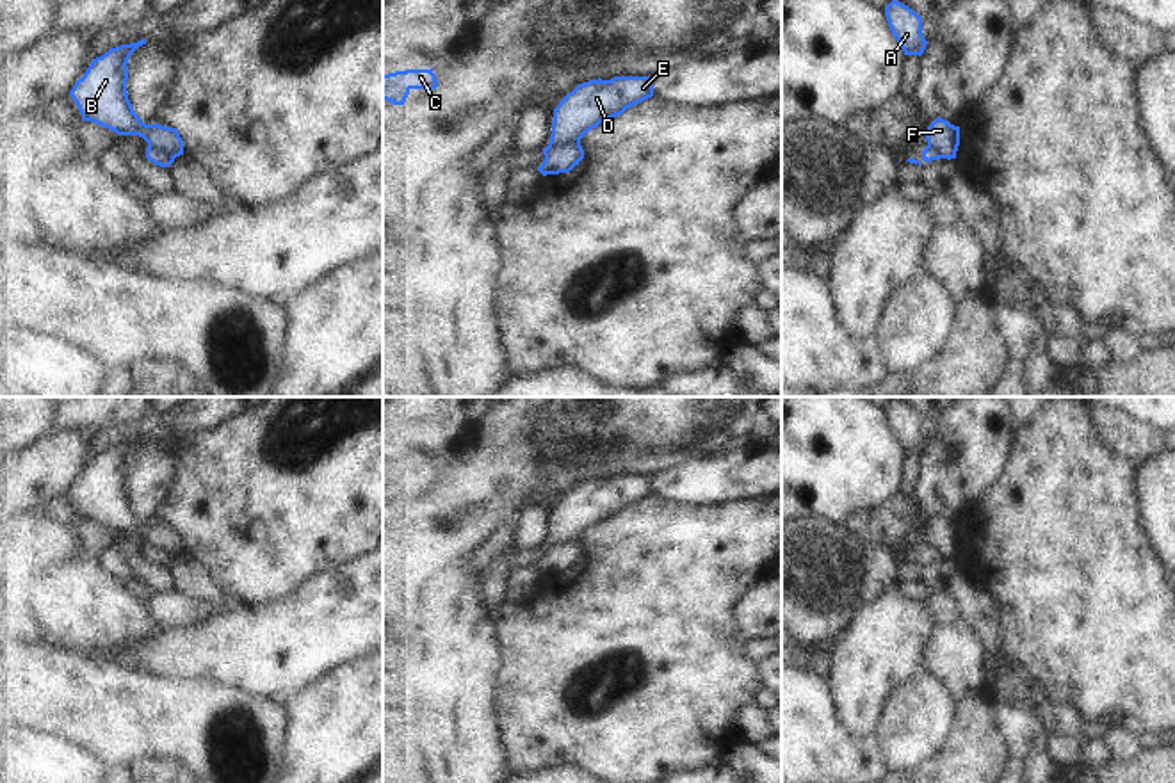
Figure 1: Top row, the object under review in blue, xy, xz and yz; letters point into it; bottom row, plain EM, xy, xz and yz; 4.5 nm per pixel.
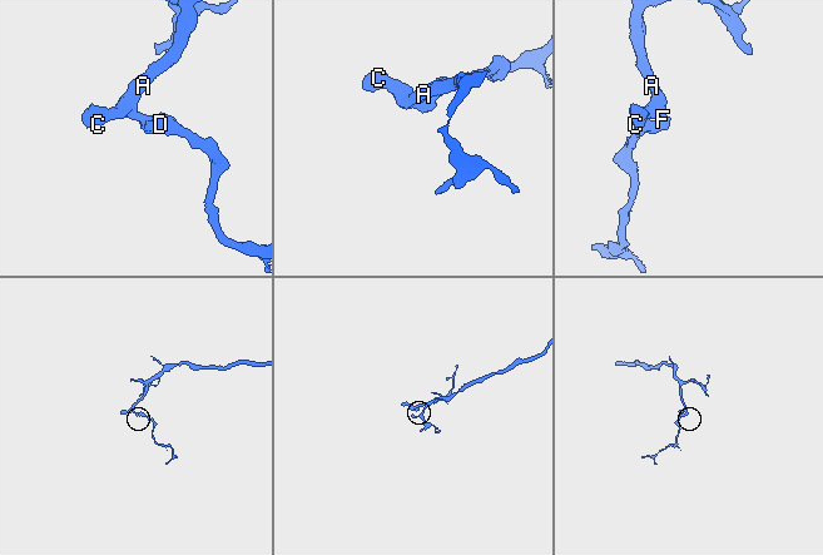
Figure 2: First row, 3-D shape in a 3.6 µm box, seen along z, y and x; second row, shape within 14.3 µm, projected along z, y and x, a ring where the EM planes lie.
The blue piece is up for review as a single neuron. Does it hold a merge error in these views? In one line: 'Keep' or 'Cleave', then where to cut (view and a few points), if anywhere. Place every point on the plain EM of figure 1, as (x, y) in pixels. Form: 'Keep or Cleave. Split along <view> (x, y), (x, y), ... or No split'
Cleave. Split along xz (579, 540), (556, 543), (543, 550)

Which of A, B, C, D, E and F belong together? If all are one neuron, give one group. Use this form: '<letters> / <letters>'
A B C F / D E

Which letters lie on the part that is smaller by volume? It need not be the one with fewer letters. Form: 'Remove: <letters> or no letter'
Remove: D, E

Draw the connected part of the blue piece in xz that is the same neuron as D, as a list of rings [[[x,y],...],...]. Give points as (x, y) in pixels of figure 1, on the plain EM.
[[[614,475],[579,482],[554,507],[548,545],[580,541],[600,521],[621,514],[627,507],[653,495],[652,475]]]

